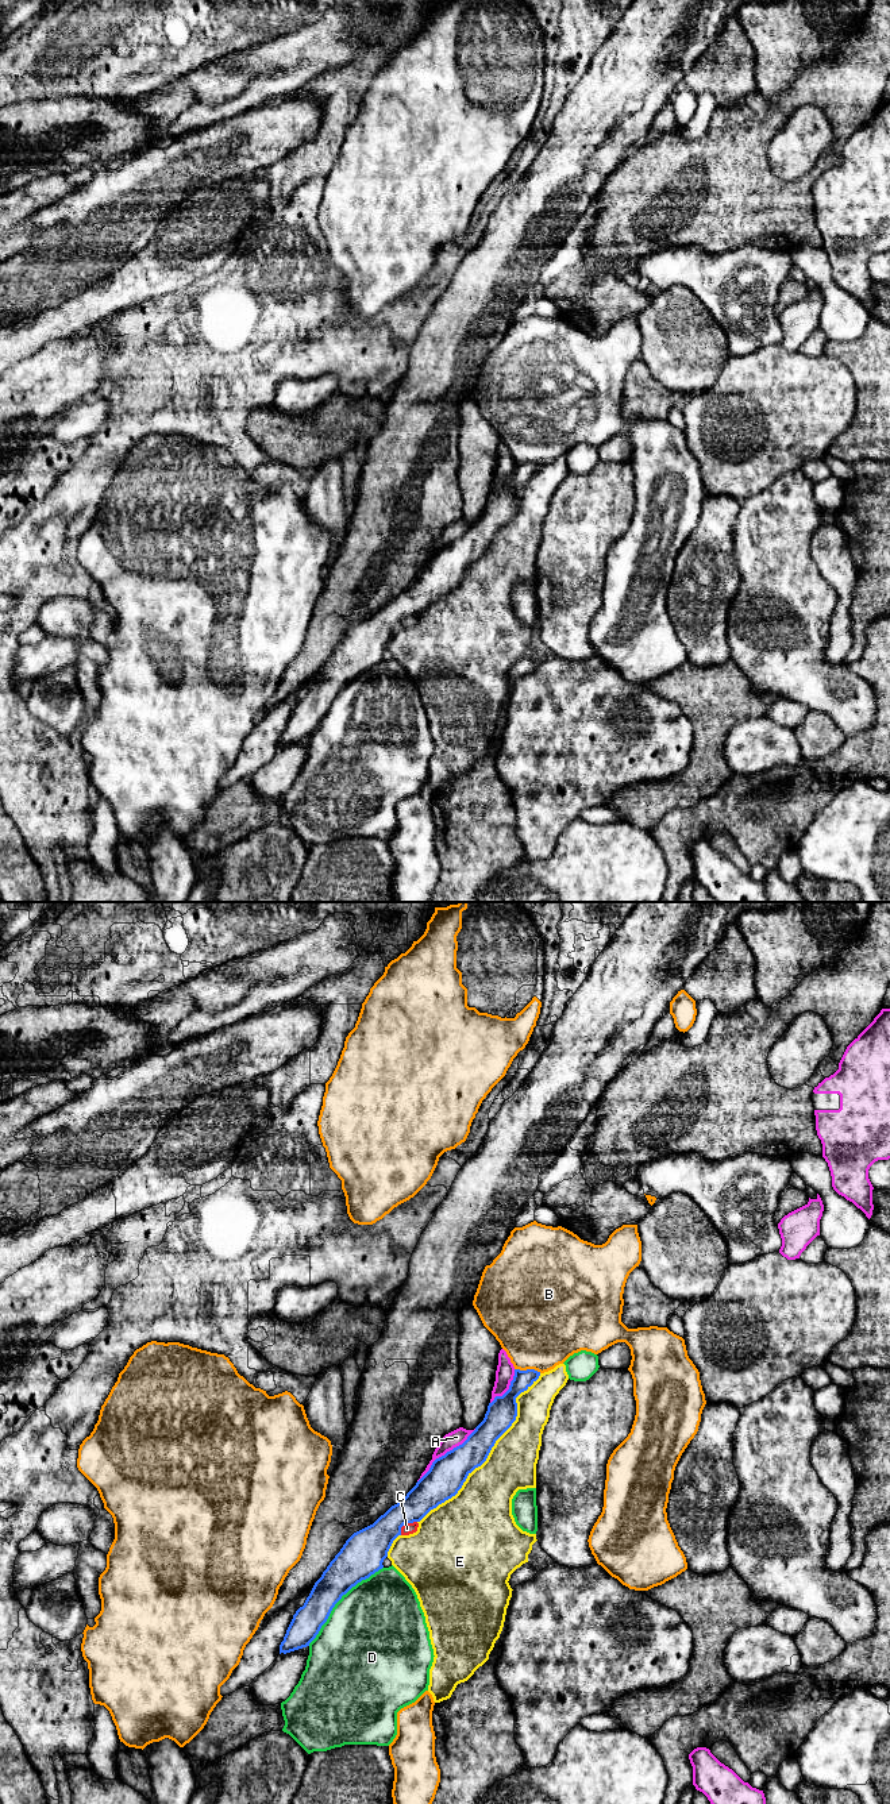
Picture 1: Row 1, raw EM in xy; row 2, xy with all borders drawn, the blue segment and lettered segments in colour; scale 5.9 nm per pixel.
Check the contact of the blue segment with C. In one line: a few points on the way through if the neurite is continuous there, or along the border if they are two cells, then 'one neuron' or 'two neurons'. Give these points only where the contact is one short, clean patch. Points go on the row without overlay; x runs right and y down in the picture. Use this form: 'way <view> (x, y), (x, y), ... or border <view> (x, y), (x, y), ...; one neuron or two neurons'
two neurons

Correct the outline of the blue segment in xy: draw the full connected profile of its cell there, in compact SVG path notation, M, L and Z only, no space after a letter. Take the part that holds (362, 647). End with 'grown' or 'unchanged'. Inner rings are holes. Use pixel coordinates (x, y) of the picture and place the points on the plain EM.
M515 462L509 482L488 498L483 513L467 532L436 551L407 589L373 617L354 625L315 675L280 737L280 747L303 740L316 731L335 697L352 679L384 660L393 633L407 616L420 614L431 602L458 586L467 568L481 559L496 533L517 509L516 490L540 469L535 462Z | unchanged

